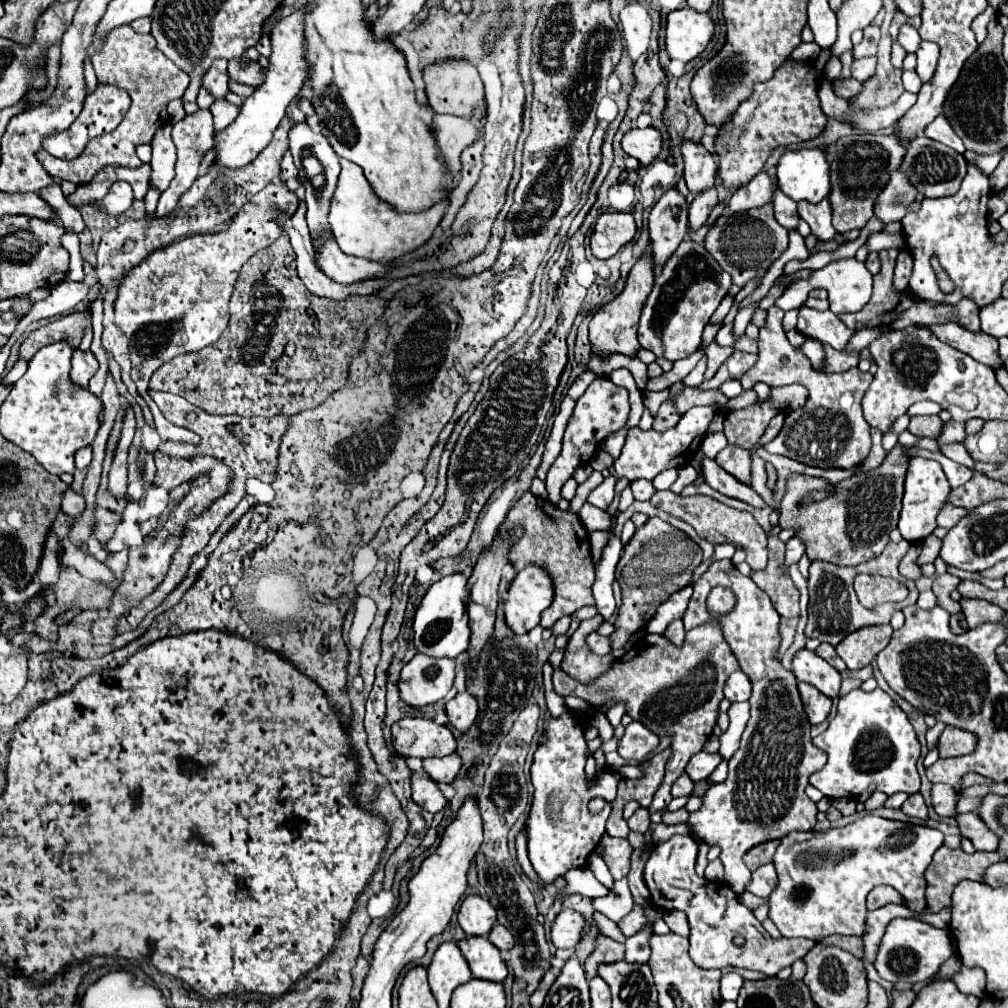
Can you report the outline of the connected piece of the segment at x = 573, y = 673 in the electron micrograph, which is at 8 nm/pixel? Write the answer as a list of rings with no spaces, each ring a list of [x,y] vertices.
[[[594,616],[590,620],[580,622],[578,630],[570,636],[570,644],[568,650],[564,652],[564,660],[562,660],[562,670],[570,674],[570,678],[588,684],[594,682],[600,674],[606,674],[612,664],[614,664],[614,656],[606,654],[606,656],[598,656],[594,654],[588,644],[586,644],[586,636],[590,632],[596,632],[598,626],[602,624],[602,616]]]

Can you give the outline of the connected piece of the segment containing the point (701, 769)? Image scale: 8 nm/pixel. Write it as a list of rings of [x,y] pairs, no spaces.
[[[698,752],[692,756],[692,760],[688,762],[688,776],[692,778],[692,782],[700,782],[706,780],[716,766],[722,762],[720,754],[708,754],[708,752]]]

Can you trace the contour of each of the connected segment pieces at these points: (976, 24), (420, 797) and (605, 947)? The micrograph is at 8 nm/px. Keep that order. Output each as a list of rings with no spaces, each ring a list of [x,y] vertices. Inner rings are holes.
[[[990,6],[986,8],[986,12],[982,12],[978,18],[974,18],[974,22],[972,22],[972,30],[974,30],[976,40],[978,40],[980,44],[986,40],[986,36],[988,36],[986,26],[988,26],[988,22],[994,20],[994,18],[996,18],[996,12],[994,12]]]
[[[412,774],[412,800],[434,814],[446,806],[446,798],[428,774]]]
[[[600,936],[596,940],[596,950],[586,960],[586,966],[584,966],[586,968],[586,978],[590,980],[590,978],[598,976],[596,966],[612,964],[612,962],[620,962],[620,960],[624,960],[624,944],[618,944],[612,938]]]

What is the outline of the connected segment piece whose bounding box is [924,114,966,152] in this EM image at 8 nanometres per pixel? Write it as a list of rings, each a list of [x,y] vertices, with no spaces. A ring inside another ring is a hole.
[[[940,114],[940,116],[924,130],[924,134],[926,134],[928,138],[932,138],[932,140],[938,140],[938,142],[950,146],[950,148],[956,148],[958,152],[964,152],[964,150],[966,150],[964,144],[962,144],[962,140],[956,136],[956,132],[952,130],[952,126],[950,126],[950,122],[948,122],[948,118],[946,118],[944,114]]]

